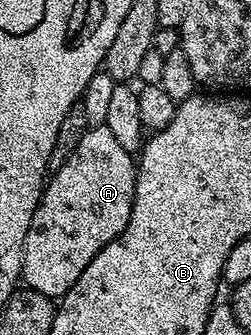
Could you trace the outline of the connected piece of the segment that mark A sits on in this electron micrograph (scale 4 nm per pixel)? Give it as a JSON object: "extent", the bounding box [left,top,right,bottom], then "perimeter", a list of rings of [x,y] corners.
{"extent":[22,126,137,298],"perimeter":[[[105,126],[87,127],[64,166],[45,181],[22,251],[25,287],[61,298],[84,274],[88,262],[128,226],[137,177],[135,157],[117,144],[112,130]]]}

